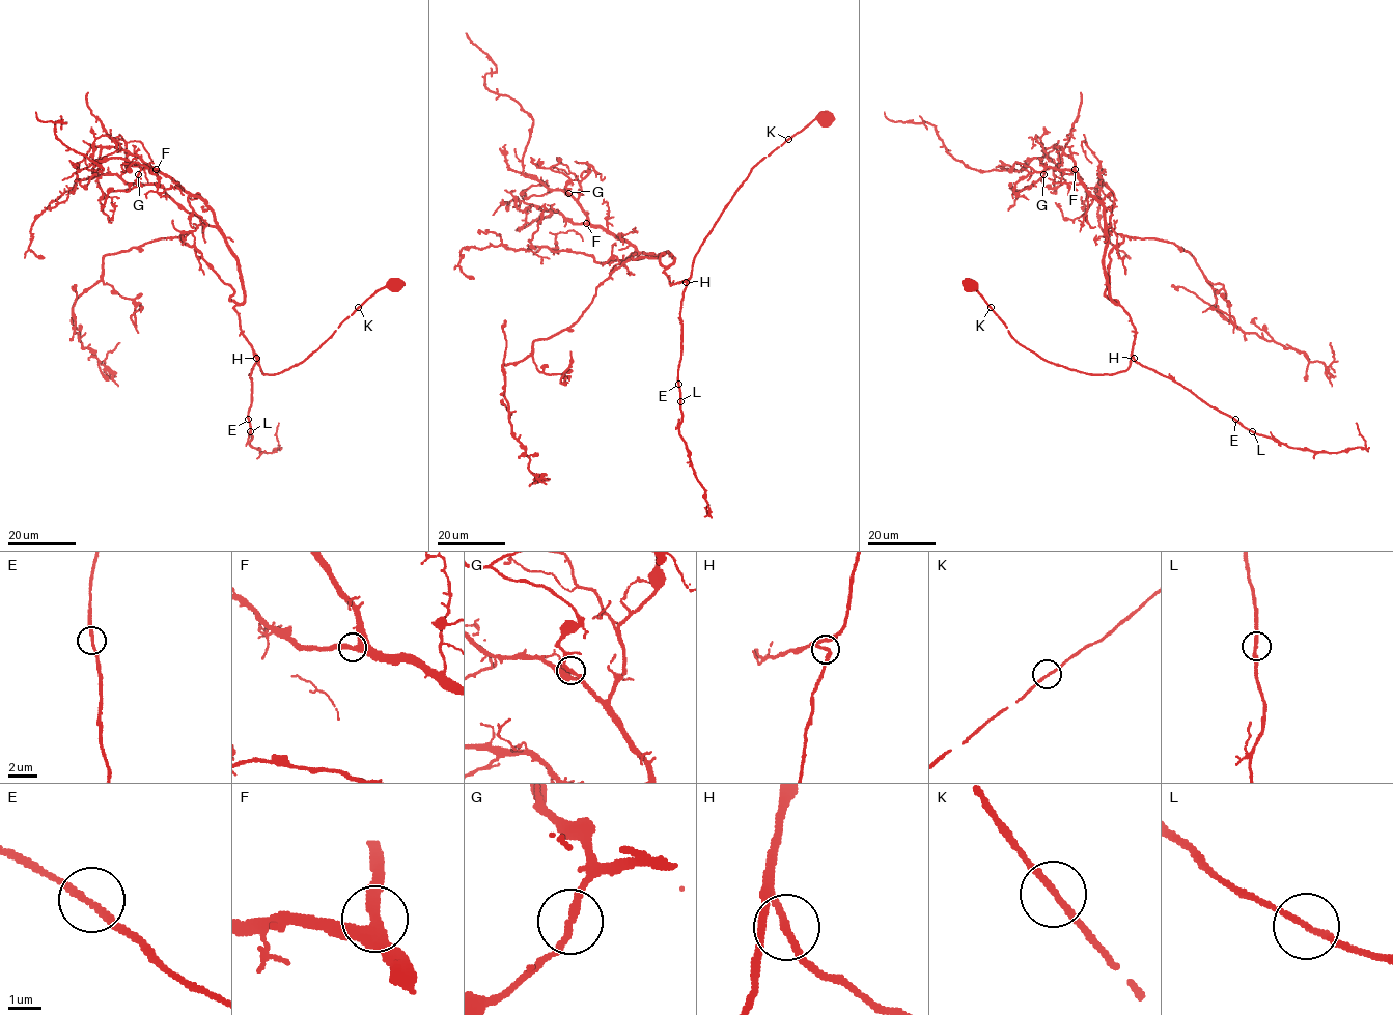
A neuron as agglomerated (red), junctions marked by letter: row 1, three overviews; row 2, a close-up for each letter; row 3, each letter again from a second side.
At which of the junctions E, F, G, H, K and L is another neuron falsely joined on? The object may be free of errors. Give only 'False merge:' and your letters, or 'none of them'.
False merge: none of them

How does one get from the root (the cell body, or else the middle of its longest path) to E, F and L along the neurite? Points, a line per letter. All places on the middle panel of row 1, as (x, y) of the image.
E: (824, 117), (812, 120), (751, 169), (696, 254), (680, 305), (678, 384)
F: (824, 117), (751, 169), (688, 280), (670, 283), (667, 252), (640, 253), (586, 224)
L: (824, 117), (812, 120), (751, 169), (696, 254), (680, 312), (680, 401)

